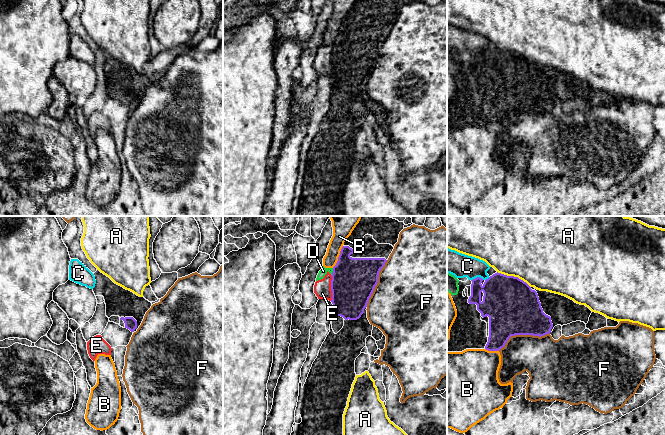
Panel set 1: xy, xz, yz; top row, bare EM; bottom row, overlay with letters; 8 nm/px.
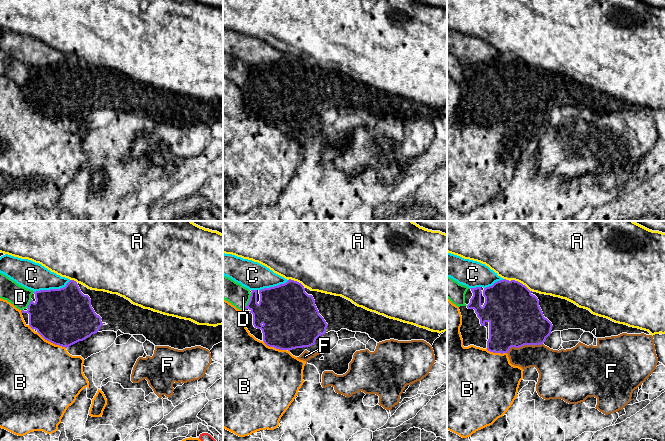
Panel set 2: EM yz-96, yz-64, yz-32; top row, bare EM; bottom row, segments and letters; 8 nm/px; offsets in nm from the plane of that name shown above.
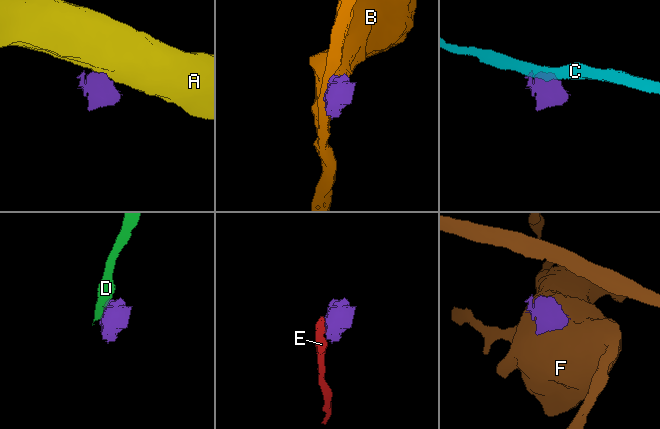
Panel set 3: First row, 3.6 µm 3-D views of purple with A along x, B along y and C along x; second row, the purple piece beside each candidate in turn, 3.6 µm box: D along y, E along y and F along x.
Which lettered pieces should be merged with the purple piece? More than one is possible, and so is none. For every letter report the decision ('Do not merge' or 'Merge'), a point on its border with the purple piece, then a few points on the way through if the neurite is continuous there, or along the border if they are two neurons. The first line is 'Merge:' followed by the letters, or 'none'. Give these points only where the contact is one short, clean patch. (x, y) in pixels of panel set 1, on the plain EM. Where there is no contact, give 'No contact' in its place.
Merge: none
A: Do not merge. Touches purple at yz (513, 52). Boundary: yz (497, 47), (517, 52), (530, 63)
B: Do not merge. Touches purple at xz (338, 33)
C: Do not merge. Touches purple at yz (477, 53). Boundary: yz (483, 55), (475, 53), (471, 56)
D: Do not merge. Touches purple at xz (332, 48). Boundary: xz (333, 44), (331, 51)
E: Do not merge. Touches purple at xz (331, 64). Boundary: xz (330, 51), (331, 76)
F: Do not merge. Touches purple at yz (522, 110)

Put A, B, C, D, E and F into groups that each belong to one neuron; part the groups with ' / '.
A / B / C / D E / F

